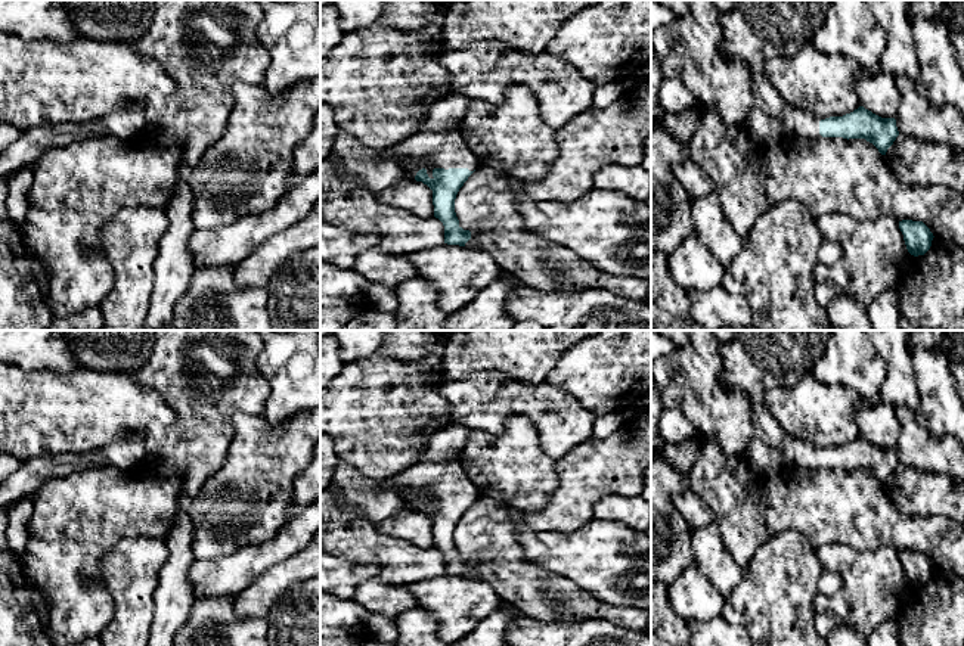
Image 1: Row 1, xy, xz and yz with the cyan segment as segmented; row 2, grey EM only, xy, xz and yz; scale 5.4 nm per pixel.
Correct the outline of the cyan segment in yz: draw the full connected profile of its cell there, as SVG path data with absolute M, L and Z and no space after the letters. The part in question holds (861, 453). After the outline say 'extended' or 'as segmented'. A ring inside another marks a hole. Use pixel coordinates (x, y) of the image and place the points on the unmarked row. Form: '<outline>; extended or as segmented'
M859 437L843 447L830 447L819 451L822 468L865 469L872 473L881 485L899 466L895 448L881 448Z; as segmented

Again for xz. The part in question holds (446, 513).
M459 459L418 462L390 479L396 487L427 488L435 497L430 509L427 500L415 510L433 521L434 547L444 556L444 574L465 577L471 562L459 556L455 529L459 519L478 497L478 490L468 478Z; extended

